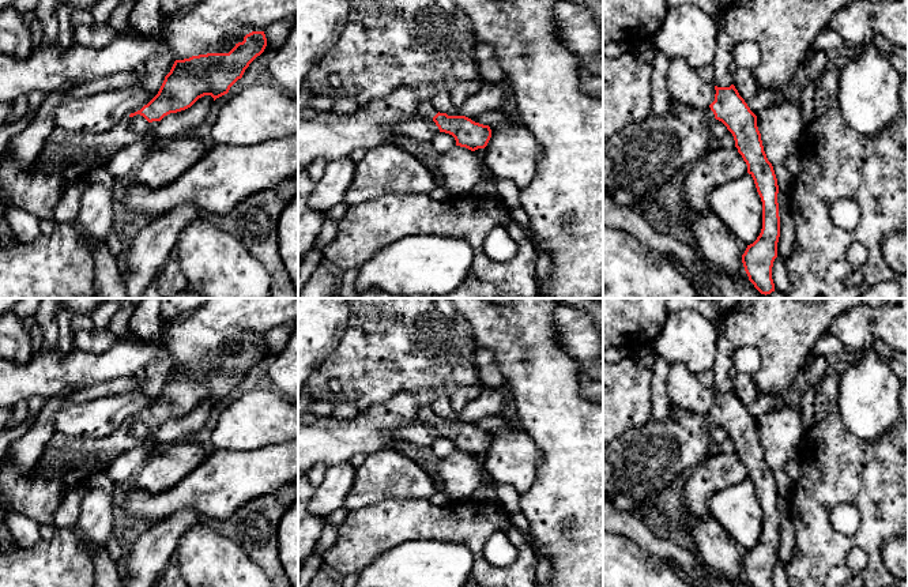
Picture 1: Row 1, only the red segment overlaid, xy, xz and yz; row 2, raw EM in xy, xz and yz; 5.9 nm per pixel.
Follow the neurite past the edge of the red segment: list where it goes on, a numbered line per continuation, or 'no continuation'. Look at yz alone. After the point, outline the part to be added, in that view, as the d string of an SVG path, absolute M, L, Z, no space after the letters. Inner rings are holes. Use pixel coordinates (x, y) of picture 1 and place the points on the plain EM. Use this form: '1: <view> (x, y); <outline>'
1: yz (645, 459); M672 404L668 417L664 421L651 418L647 424L625 432L614 441L603 445L603 458L611 464L614 482L619 488L618 493L609 497L614 508L621 512L630 512L638 504L651 504L656 501L659 493L664 490L679 474L693 470L702 463L715 449L712 443L712 429L715 419L711 413L689 413Z

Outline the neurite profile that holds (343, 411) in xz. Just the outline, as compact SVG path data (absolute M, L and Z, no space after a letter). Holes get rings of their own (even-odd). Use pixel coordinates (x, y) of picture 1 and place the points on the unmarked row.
M344 402L335 404L332 413L328 417L339 421L350 421L355 418L358 414L359 411L354 403Z

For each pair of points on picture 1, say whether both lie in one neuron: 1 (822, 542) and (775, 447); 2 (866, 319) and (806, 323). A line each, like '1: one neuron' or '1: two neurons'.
1: two neurons
2: two neurons

